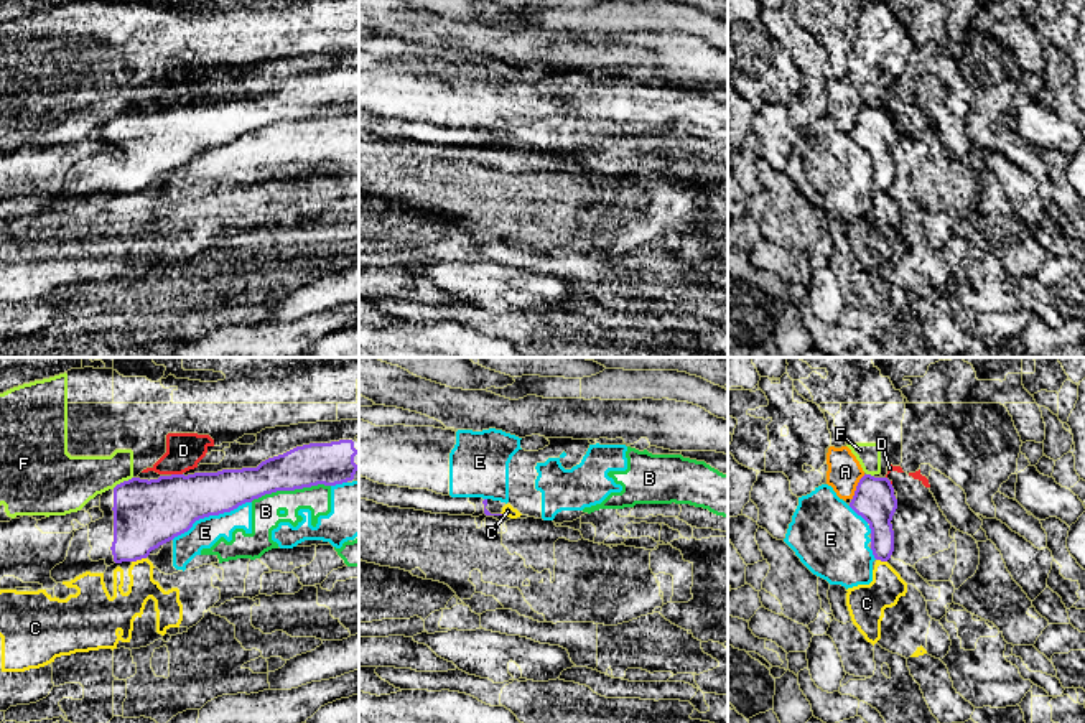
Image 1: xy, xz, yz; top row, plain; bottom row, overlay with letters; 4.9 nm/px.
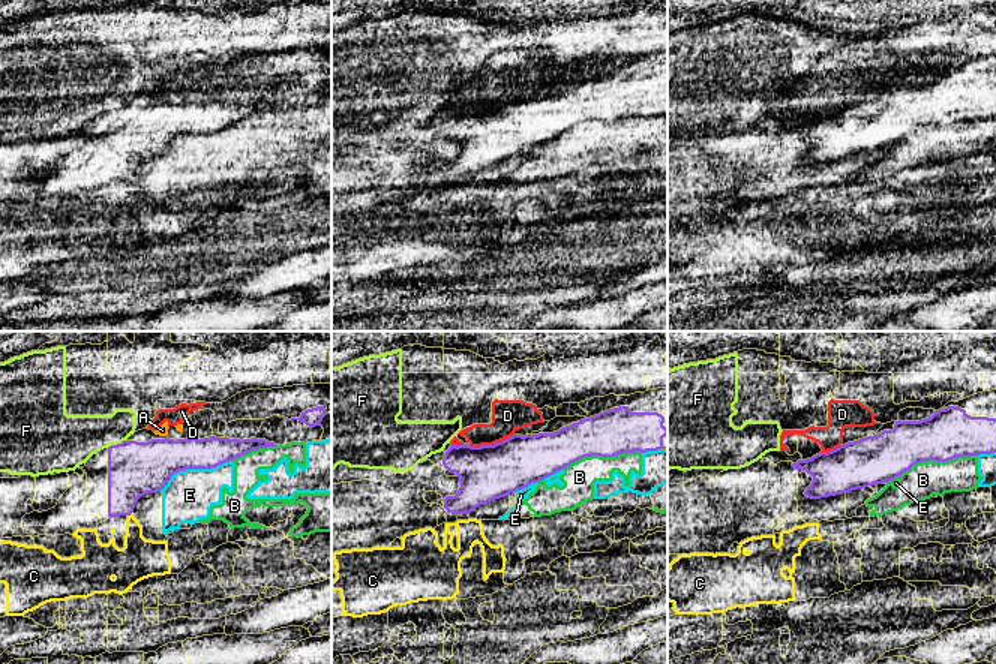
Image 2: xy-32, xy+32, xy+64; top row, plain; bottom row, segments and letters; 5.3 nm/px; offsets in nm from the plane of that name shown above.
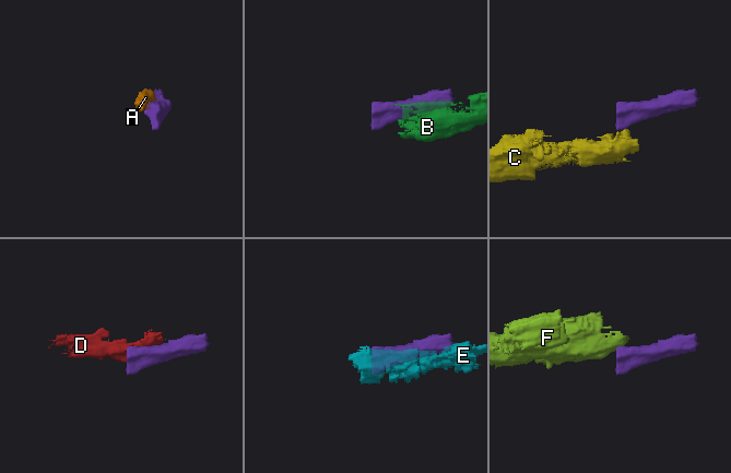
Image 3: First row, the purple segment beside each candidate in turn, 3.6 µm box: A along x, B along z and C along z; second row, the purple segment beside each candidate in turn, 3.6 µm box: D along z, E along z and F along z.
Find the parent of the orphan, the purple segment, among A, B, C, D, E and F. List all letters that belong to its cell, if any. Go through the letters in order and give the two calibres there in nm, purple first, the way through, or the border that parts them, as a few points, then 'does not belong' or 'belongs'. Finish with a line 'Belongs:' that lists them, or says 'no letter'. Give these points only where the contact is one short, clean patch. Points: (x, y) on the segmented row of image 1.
A: 200 nm thick on the purple side, 160 nm on the other; border along yz (865, 475), (852, 499); does not belong
B: 200 nm thick on the purple side, 140 nm on the other; does not belong
C: 320 nm thick on the purple side, 140 nm on the other; runs through xy (147, 514), (139, 527), (139, 559), (139, 590), (122, 606); belongs
D: 320 nm thick on the purple side, 180 nm on the other; does not belong
E: 300 nm thick on the purple side, 140 nm on the other; does not belong
F: 320 nm thick on the purple side, 240 nm on the other; border along xy (132, 476), (112, 488); does not belong
Belongs: C

